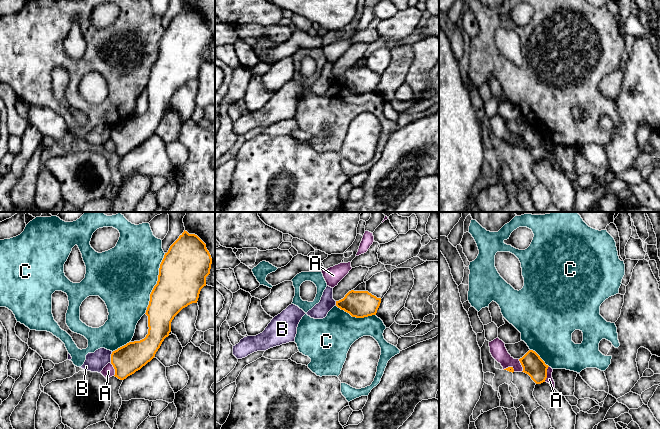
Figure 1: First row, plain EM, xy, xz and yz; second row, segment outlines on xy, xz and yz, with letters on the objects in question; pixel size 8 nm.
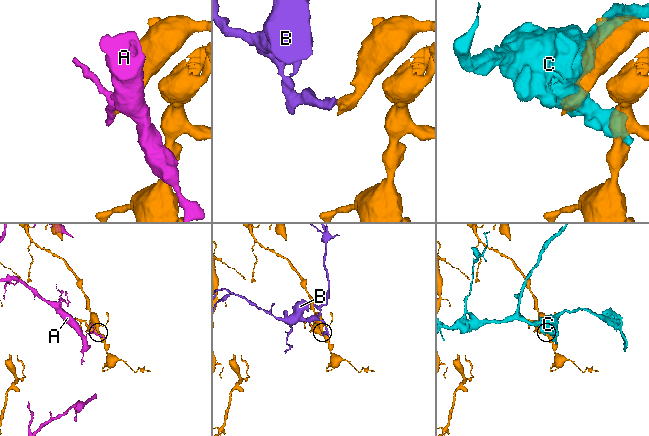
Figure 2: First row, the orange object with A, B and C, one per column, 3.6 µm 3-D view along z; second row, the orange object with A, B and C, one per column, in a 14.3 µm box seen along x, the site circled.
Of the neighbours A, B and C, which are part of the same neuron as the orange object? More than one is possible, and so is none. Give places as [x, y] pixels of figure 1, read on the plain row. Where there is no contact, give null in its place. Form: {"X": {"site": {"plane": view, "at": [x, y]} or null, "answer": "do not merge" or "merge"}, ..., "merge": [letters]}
{"A": {"site": {"plane": "yz", "at": [546, 150]}, "answer": "do not merge"}, "B": {"site": {"plane": "xy", "at": [111, 133]}, "answer": "do not merge"}, "C": {"site": {"plane": "xy", "at": [157, 59]}, "answer": "do not merge"}, "merge": []}

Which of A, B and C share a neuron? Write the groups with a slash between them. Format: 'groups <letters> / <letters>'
groups A / B / C

